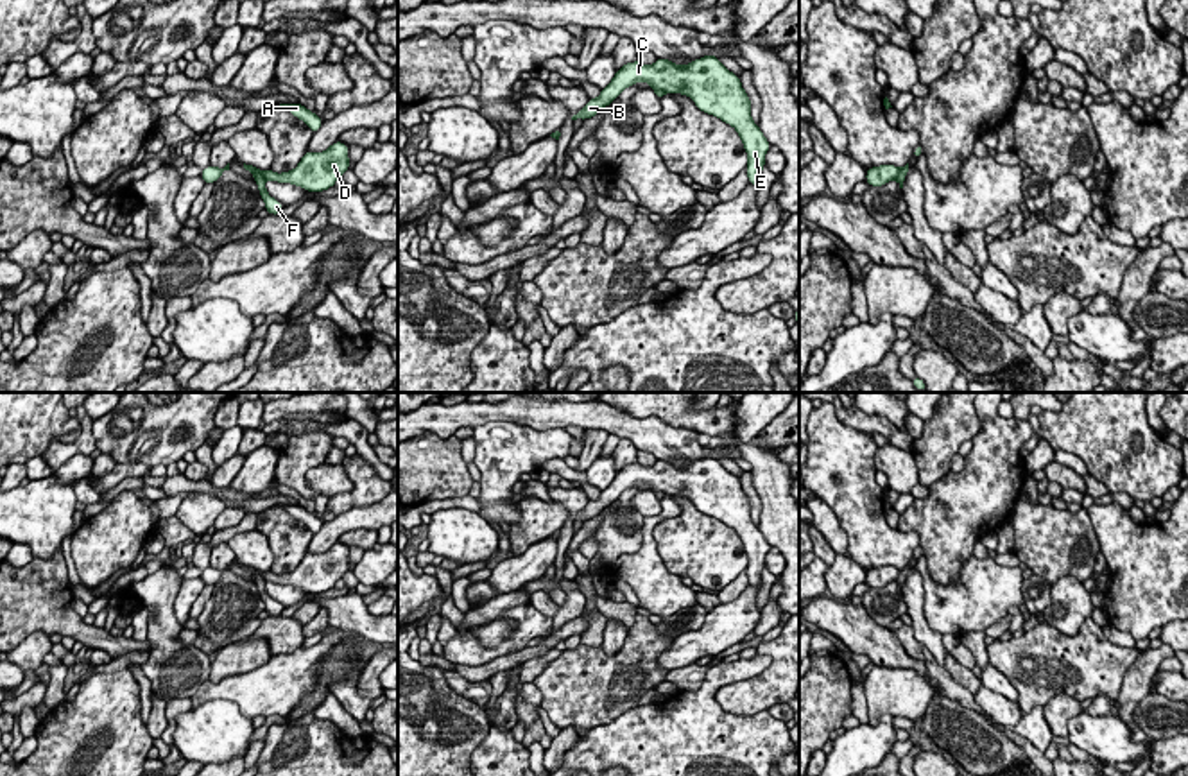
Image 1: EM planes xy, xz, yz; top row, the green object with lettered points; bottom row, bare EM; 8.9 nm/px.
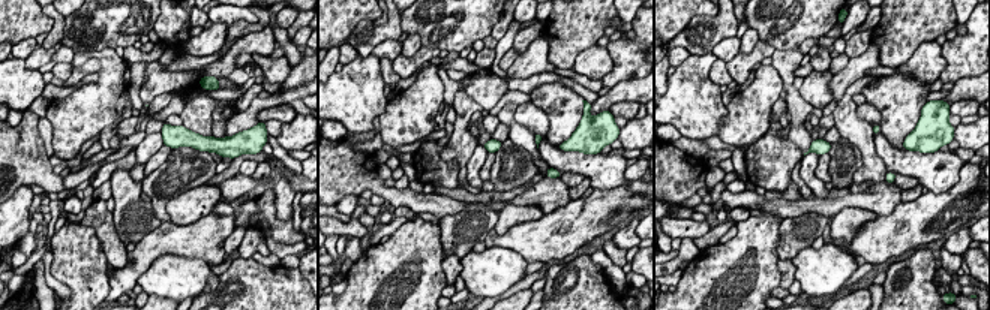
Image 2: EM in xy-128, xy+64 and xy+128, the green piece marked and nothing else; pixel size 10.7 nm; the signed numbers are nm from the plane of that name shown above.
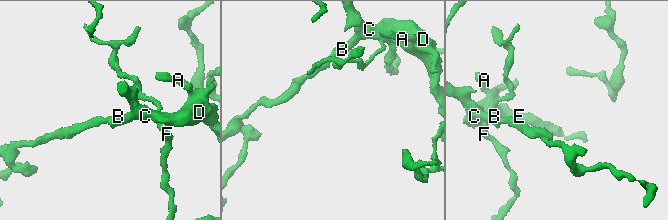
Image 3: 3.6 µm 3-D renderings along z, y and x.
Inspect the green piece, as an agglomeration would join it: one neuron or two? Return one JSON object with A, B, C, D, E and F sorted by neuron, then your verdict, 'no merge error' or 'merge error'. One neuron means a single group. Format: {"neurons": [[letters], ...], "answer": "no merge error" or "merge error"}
{"neurons": [["A", "B", "C", "D", "E"], ["F"]], "answer": "merge error"}

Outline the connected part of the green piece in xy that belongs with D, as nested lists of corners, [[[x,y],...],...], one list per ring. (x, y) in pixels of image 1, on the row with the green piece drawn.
[[[335,142],[323,152],[306,151],[294,170],[281,174],[276,174],[271,168],[260,170],[245,163],[244,168],[253,176],[260,174],[265,181],[271,179],[276,183],[290,183],[305,188],[306,192],[323,192],[331,188],[335,181],[349,170],[348,147],[349,145],[342,142]]]

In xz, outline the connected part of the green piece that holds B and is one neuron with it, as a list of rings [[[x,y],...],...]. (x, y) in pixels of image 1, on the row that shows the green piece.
[[[713,54],[688,65],[676,65],[661,57],[654,65],[625,63],[600,95],[590,99],[572,120],[595,116],[638,81],[647,82],[654,91],[663,90],[665,93],[686,95],[702,113],[735,127],[749,158],[745,168],[749,185],[762,183],[765,152],[770,149],[770,143],[751,116],[751,100],[742,88],[740,77],[729,72]]]

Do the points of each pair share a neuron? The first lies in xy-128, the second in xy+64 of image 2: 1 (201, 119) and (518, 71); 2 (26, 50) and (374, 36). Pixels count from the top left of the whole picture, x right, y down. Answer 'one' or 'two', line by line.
1: two
2: two

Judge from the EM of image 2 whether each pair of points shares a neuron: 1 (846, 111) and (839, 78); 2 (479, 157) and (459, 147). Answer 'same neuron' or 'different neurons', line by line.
1: different neurons
2: different neurons

